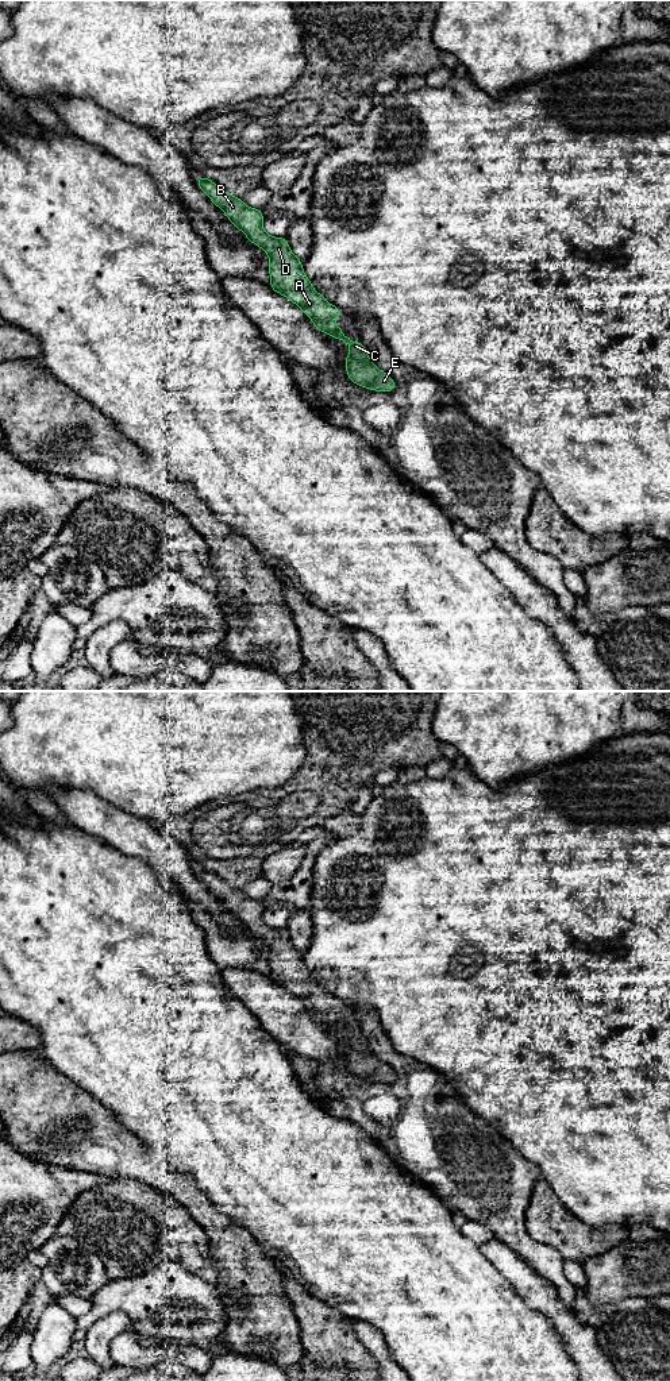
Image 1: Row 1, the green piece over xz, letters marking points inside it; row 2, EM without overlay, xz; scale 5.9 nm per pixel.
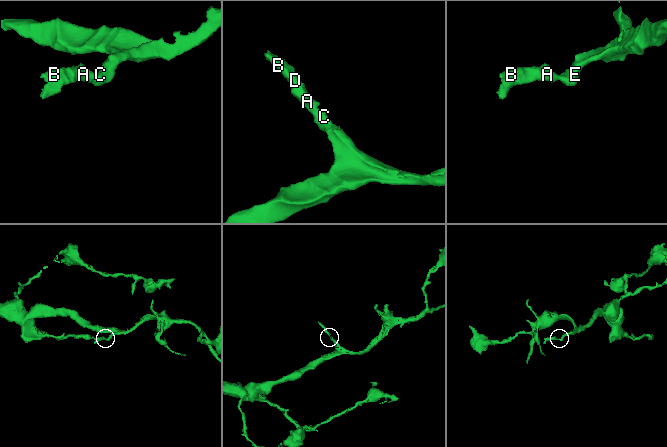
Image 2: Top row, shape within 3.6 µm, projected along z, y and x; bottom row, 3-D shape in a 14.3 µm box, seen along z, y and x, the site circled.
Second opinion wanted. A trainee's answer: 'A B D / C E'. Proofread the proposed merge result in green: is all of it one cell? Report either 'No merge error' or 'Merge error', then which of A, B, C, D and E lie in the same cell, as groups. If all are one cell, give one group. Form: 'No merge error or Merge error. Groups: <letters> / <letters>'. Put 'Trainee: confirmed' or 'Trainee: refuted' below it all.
No merge error. Groups: A B C D E
Trainee: refuted

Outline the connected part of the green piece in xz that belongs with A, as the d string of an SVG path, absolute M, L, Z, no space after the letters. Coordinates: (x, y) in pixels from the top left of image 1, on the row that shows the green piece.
M205 175L196 178L196 184L254 246L267 254L270 289L300 306L317 331L350 346L343 364L349 381L373 391L393 391L394 379L370 360L361 342L347 337L334 323L334 319L342 316L343 310L330 304L313 289L303 270L303 261L293 255L288 239L274 238L263 231L265 216L261 209L247 207L240 197L230 194Z

